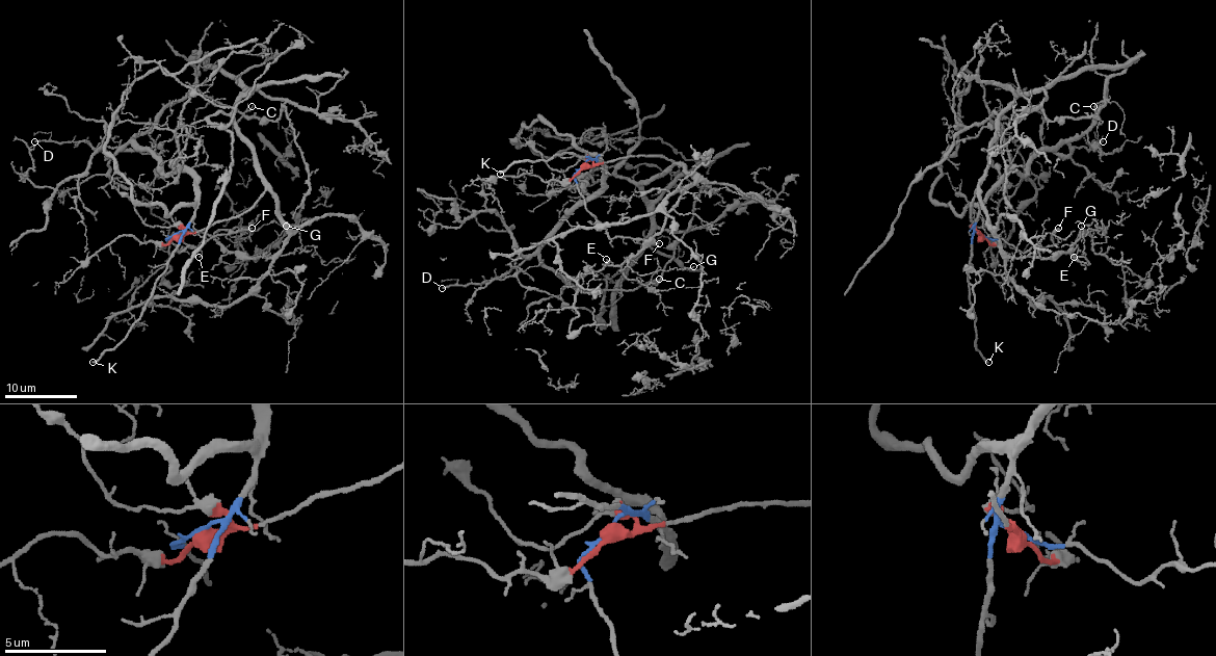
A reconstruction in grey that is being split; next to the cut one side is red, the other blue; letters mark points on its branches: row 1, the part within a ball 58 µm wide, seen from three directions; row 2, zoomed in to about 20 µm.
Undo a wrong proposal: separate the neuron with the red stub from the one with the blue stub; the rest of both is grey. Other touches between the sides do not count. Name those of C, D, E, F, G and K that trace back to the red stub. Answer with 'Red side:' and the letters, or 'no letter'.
Red side: E, G

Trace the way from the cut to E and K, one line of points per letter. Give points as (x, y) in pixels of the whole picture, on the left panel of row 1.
E: (175, 234), (238, 217), (267, 190), (287, 234), (275, 256), (233, 254), (208, 236), (199, 244), (199, 257)
K: (175, 234), (182, 234), (181, 244), (139, 318), (112, 349), (93, 362)

